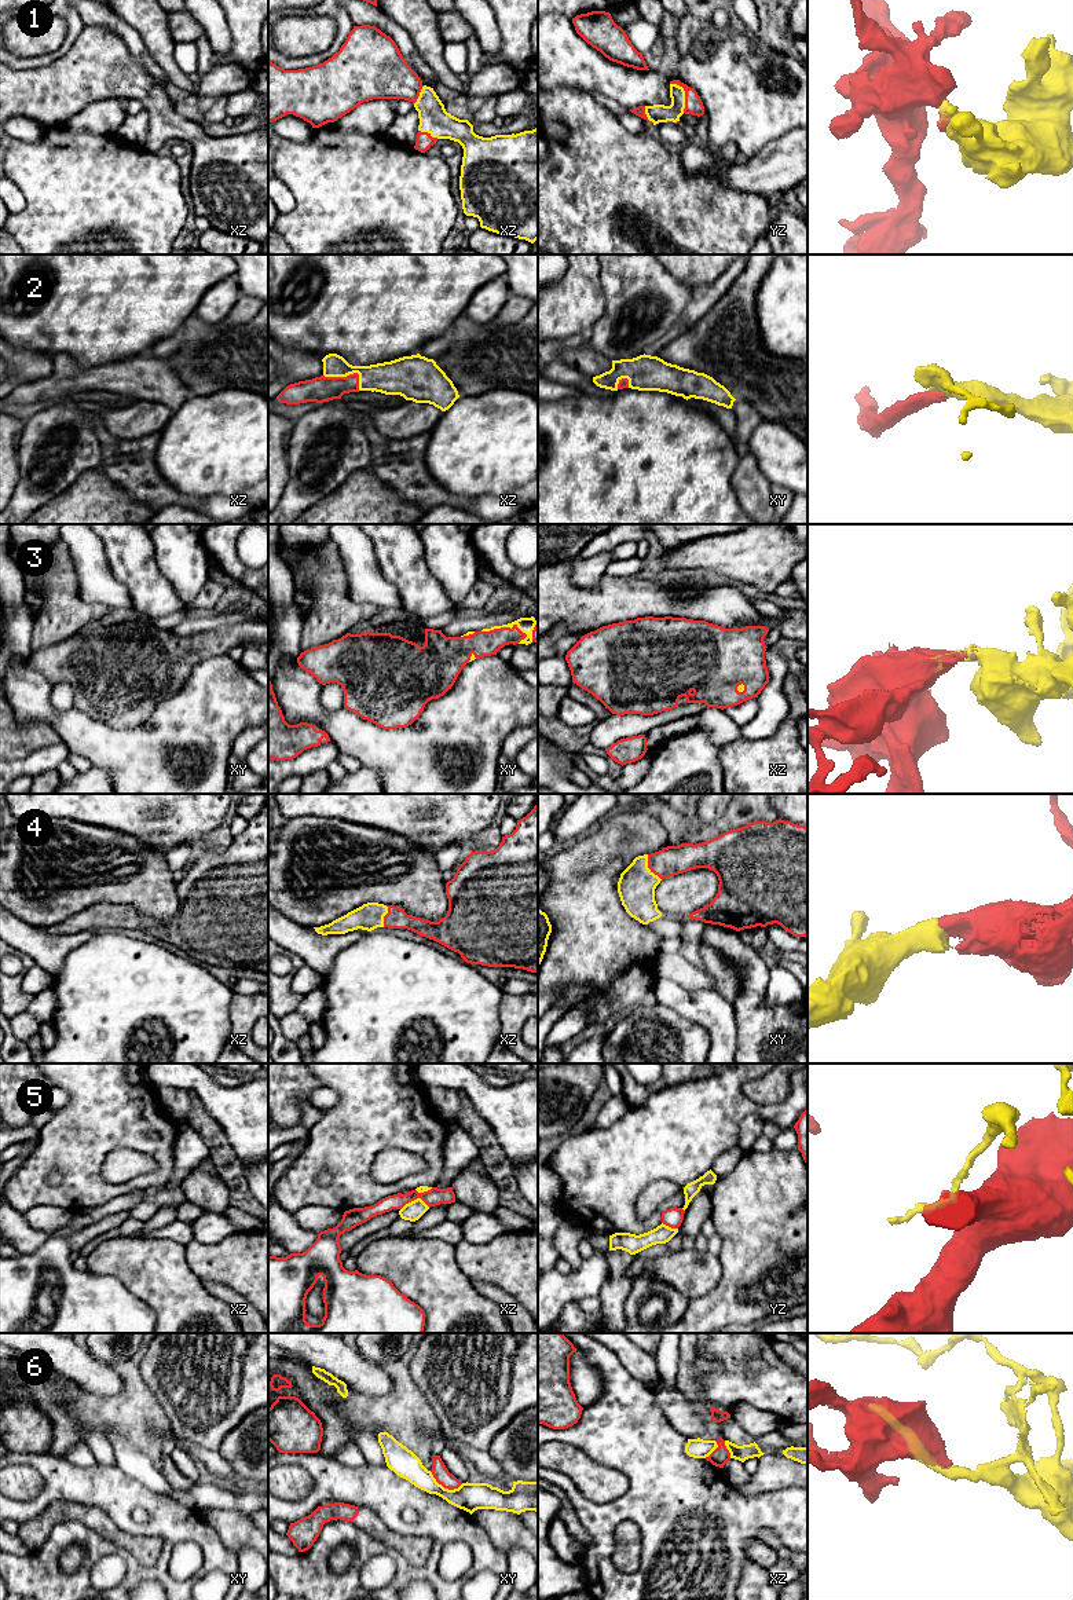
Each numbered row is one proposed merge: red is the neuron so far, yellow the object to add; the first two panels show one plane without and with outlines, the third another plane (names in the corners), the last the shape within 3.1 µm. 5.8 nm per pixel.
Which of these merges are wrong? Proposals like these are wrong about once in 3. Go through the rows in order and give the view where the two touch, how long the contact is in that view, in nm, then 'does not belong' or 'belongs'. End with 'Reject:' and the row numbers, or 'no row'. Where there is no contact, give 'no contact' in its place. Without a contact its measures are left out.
1: contact in yz; length 190 nm; belongs
2: contact in xz; length 240 nm; belongs
3: contact in xy; length 280 nm; belongs
4: contact in xy; length 180 nm; belongs
5: contact in xz; length 180 nm; does not belong
6: contact in xy; length 220 nm; does not belong
Reject: 5, 6

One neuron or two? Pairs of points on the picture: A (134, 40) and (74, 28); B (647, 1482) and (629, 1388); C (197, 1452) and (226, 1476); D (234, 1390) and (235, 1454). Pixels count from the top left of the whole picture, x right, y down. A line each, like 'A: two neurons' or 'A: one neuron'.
A: two neurons
B: one neuron
C: one neuron
D: two neurons

